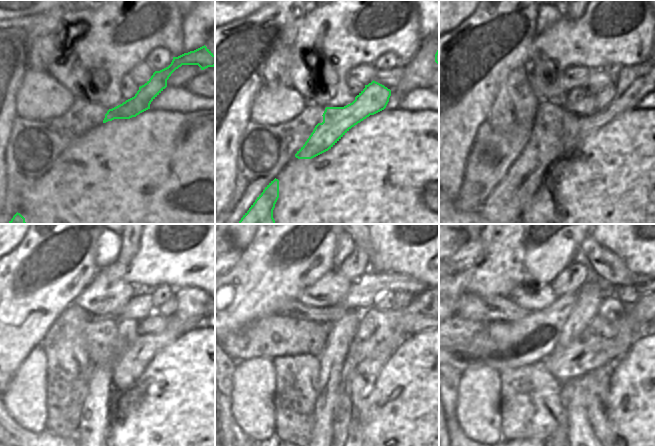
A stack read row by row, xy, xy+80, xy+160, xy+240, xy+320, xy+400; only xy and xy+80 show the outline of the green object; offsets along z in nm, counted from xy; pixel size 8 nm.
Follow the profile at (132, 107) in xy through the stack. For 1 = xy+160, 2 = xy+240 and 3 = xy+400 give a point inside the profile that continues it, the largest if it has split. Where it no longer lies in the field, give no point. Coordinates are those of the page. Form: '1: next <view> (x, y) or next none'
1: next xy+160 (544, 147)
2: next xy+240 (168, 308)
3: next xy+400 (627, 294)

